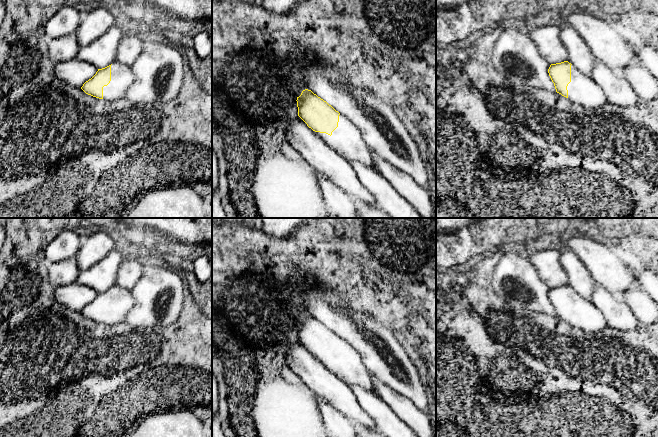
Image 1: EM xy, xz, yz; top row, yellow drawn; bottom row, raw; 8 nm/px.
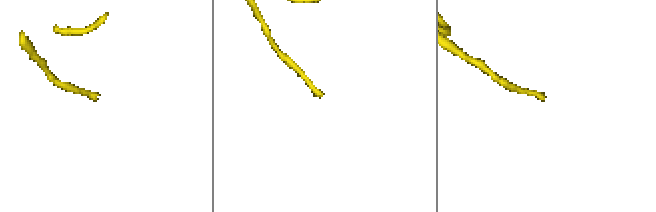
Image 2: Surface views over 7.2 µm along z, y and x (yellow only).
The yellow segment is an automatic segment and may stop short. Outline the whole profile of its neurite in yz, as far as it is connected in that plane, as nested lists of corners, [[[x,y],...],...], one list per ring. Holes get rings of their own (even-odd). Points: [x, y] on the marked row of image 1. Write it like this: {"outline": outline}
{"outline": [[[568,61],[551,64],[548,73],[556,92],[573,103],[587,109],[600,108],[608,103],[601,87]]]}

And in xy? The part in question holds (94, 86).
{"outline": [[[115,62],[105,68],[98,69],[81,89],[93,97],[115,101],[126,96],[127,90],[134,80],[135,75],[131,67]]]}

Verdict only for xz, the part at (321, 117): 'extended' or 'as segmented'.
extended

